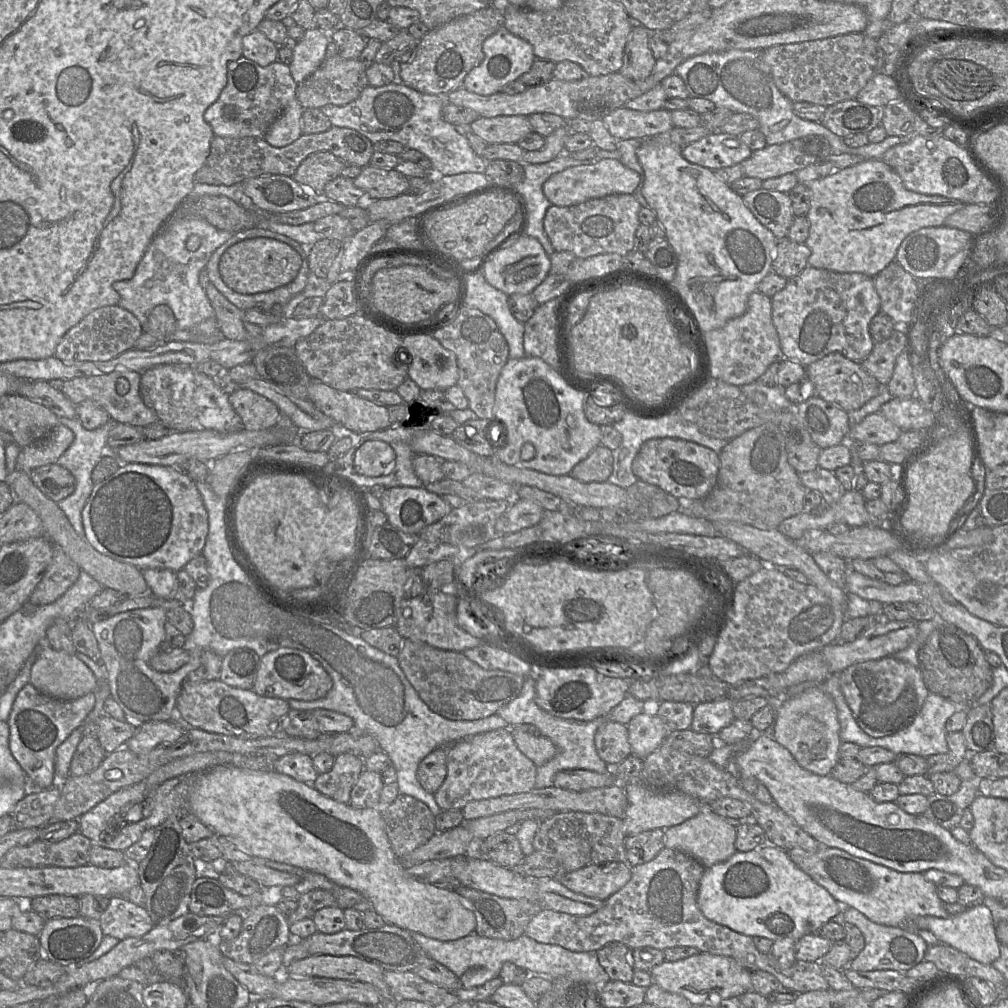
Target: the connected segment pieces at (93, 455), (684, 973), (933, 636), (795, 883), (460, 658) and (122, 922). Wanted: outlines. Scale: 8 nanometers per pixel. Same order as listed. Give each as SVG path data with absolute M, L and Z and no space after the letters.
M59 417L59 422L72 430L74 440L70 447L58 458L57 463L68 469L74 475L76 479L76 488L71 495L58 501L57 503L67 516L76 533L81 537L81 539L87 540L82 522L82 510L94 486L92 471L102 456L105 456L106 454L113 454L113 450L111 450L107 444L107 439L110 430L119 422L114 419L110 419L106 424L95 430L88 430L77 418Z
M700 952L677 961L664 961L654 966L650 973L653 982L668 992L684 996L693 1007L699 1007L708 1001L717 1001L730 997L740 997L753 991L751 971L739 965L733 958Z
M937 619L934 629L919 650L918 658L928 690L955 704L968 705L992 685L993 667L986 660L985 650L973 636L951 623Z
M769 842L748 852L736 851L728 860L706 868L698 889L697 905L710 921L744 935L772 941L786 937L798 940L806 934L817 933L825 923L843 912L843 906L848 906L836 901L824 887L800 869L785 850Z
M402 638L402 644L400 652L397 656L399 666L401 670L403 671L404 675L406 676L409 683L412 685L412 687L415 689L415 691L418 693L420 698L424 701L424 703L435 713L441 715L442 717L449 719L449 720L455 720L455 721L469 721L469 720L477 720L486 718L489 716L492 716L497 713L497 711L503 707L504 705L510 703L512 700L514 700L521 692L524 681L526 677L514 674L507 671L502 670L485 670L476 663L470 661L467 659L462 652L456 652L456 651L448 651L448 650L441 650L434 648L422 641L419 640L411 640L408 638L403 639Z
M122 896L110 897L109 905L101 913L99 921L104 935L119 940L141 937L154 927L144 907Z

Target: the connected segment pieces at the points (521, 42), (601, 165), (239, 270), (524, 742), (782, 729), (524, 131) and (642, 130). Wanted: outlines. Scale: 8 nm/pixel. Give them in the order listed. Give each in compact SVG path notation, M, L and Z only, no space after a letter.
M502 26L497 32L483 42L484 59L464 78L463 87L469 92L479 95L491 95L500 92L502 88L526 73L535 60L532 45L526 40L515 36Z
M602 159L594 164L572 166L551 175L543 184L543 193L552 205L565 207L611 194L633 194L639 182L639 174L620 160Z
M271 238L246 239L230 246L221 256L219 273L224 283L241 294L266 292L295 279L301 267L300 255L289 245Z
M521 724L510 728L518 749L537 767L555 757L556 746L549 738L541 735L534 725Z
M812 687L791 698L785 698L783 704L775 710L775 722L772 737L788 749L804 769L821 776L830 775L838 763L840 722L833 699L819 687Z
M526 115L479 117L470 130L487 144L516 144L533 131Z
M625 106L609 112L602 120L610 134L617 140L646 139L674 127L671 112L665 108L638 111Z

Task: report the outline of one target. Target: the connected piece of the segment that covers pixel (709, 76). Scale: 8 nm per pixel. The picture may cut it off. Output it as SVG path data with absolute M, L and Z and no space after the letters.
M733 49L697 55L677 66L675 73L683 79L691 97L707 99L717 107L755 117L767 145L782 144L799 138L824 138L830 144L833 155L853 154L864 159L881 159L888 149L909 140L910 137L887 136L882 142L852 148L845 144L844 138L834 134L820 122L798 117L793 111L793 102L777 88L769 66L763 62L762 51Z

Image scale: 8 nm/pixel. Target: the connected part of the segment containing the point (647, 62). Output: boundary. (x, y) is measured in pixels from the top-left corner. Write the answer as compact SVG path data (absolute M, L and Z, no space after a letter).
M633 27L625 46L623 64L619 73L633 80L644 80L652 72L656 59L649 46L651 31L646 27Z

